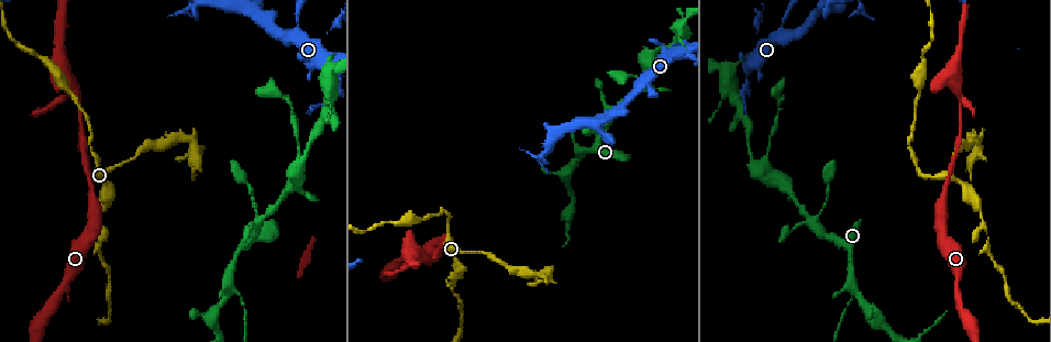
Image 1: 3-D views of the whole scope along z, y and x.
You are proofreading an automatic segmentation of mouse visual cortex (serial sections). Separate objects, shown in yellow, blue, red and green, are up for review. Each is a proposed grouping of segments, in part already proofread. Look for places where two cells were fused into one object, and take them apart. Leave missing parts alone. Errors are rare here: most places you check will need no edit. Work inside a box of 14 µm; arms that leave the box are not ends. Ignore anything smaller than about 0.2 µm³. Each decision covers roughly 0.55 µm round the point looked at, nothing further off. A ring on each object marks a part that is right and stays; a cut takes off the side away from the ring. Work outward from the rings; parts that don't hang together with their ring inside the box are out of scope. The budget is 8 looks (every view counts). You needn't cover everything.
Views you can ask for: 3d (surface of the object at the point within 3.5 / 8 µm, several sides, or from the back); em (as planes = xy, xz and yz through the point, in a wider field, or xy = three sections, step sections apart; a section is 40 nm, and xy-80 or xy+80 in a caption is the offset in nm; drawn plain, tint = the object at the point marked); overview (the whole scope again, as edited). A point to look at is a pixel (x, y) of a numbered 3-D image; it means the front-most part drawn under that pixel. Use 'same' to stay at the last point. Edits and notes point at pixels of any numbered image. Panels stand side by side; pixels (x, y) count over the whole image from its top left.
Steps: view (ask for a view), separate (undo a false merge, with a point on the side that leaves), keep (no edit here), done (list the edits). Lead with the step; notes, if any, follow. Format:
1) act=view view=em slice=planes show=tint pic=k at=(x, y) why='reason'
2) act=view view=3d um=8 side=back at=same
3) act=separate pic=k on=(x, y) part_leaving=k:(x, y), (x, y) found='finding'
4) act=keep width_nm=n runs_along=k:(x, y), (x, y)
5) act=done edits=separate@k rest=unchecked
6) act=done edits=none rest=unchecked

act=view view=3d um=3.5 pic=1 at=(579, 156) why='three-way junction'

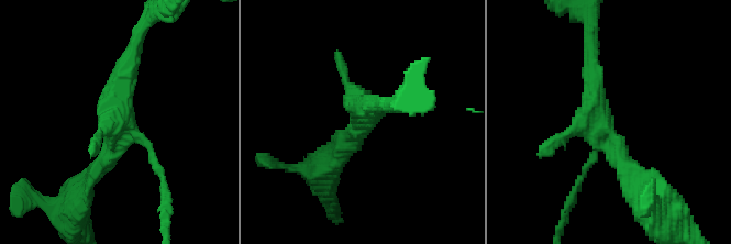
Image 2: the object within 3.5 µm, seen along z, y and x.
act=view view=em slice=xy step=3 show=tint pic=2 at=(599, 120) why='shape alone is not enough'

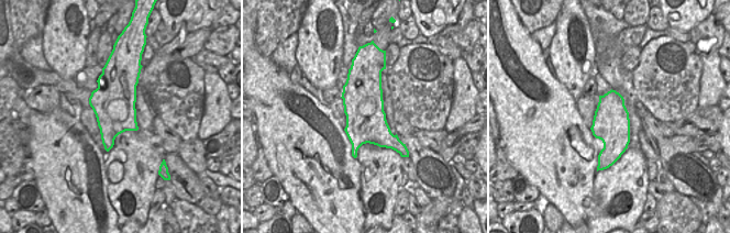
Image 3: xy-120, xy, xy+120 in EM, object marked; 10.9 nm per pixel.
act=keep width_nm=440 runs_along=2:(590, 52), (596, 119), (638, 176) found='one cell here'

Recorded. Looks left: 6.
act=view view=3d um=3.5 side=back pic=1 at=(269, 213) why='sudden change in width'

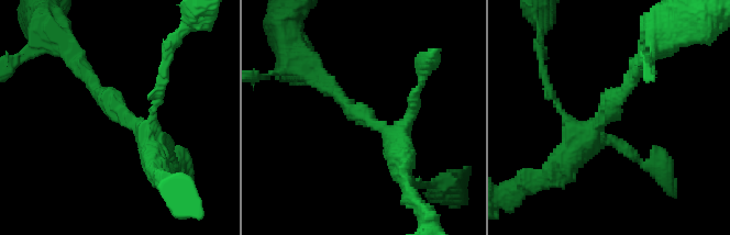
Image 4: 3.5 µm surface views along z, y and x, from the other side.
act=view view=em slice=xy step=1 show=tint pic=4 at=(367, 116) arm_widths_nm=200,400 why='need the tissue'

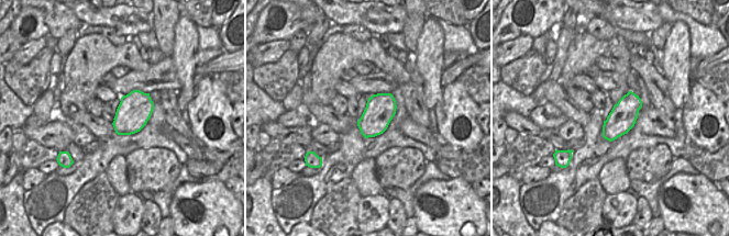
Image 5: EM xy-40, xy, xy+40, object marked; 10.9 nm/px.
act=keep runs_along=4:(565, 159), (641, 62) found='continuous, no second cell'

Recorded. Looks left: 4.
act=view view=3d um=3.5 pic=1 at=(648, 83) why='thin neck'

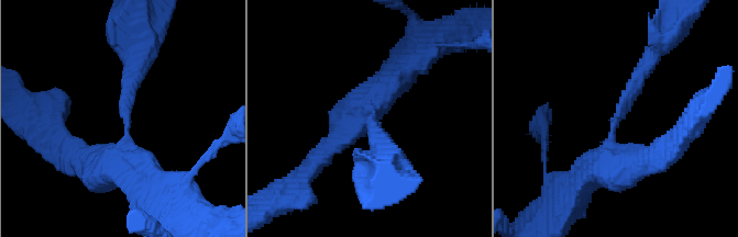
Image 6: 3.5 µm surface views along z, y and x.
act=view view=em slice=xy step=3 show=tint pic=6 at=(373, 114)

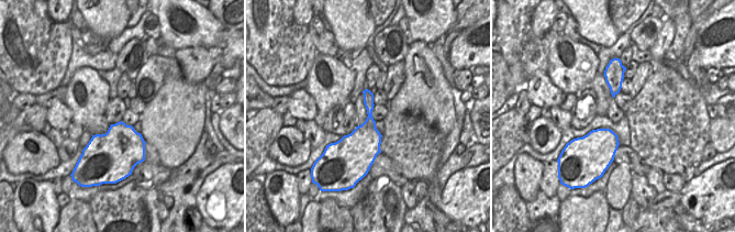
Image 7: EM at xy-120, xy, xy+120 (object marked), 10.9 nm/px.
act=keep arm_widths_nm=200,350 runs_along=6:(584, 185), (649, 64) found='all the same cell'

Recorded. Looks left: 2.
act=done edits=none rest=unchecked

